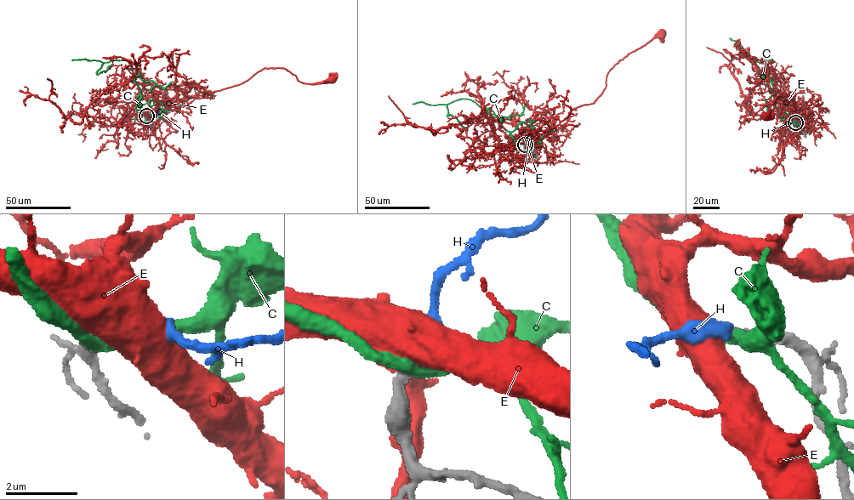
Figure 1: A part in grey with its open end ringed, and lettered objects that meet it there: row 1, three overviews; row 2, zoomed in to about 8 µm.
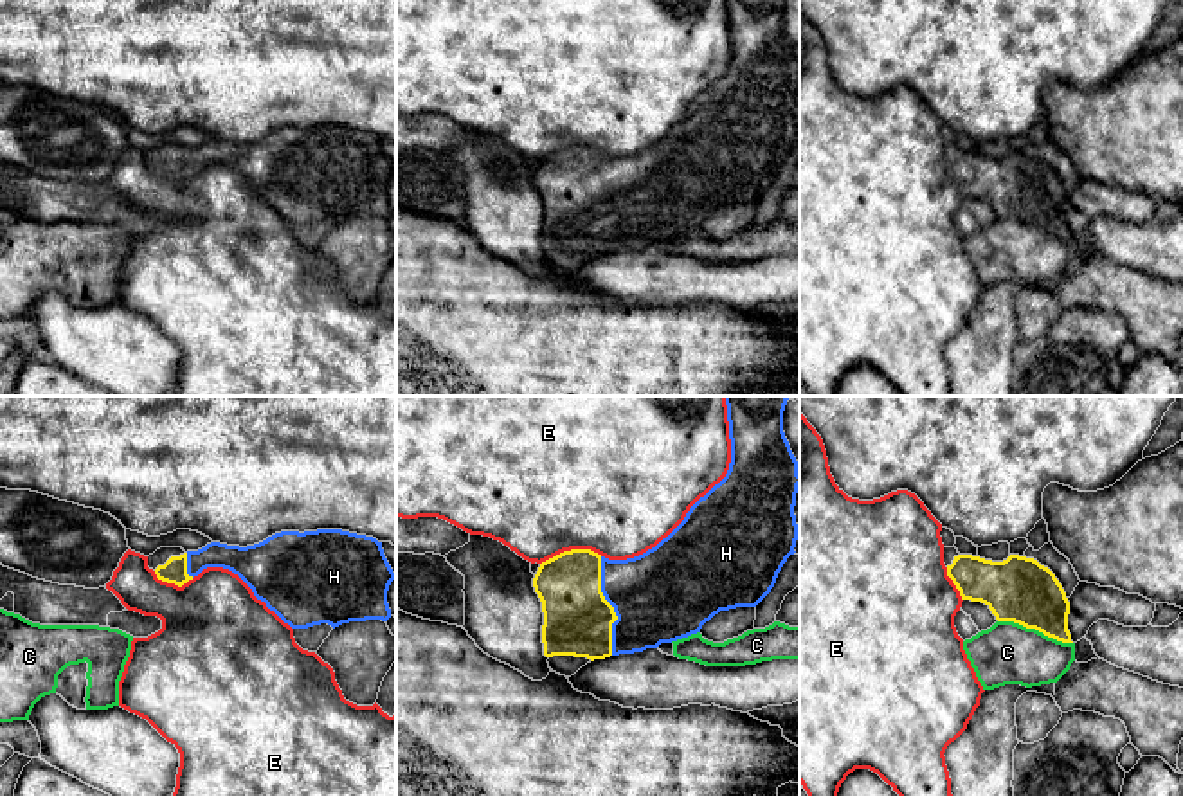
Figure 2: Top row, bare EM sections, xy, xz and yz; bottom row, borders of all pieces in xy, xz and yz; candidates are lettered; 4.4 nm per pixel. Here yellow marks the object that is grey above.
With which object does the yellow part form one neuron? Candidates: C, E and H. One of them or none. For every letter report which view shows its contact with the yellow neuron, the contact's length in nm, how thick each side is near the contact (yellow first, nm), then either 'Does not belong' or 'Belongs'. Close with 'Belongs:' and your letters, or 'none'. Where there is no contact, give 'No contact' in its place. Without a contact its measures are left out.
C: Touches yellow in yz. Shared border 360 nm. Thickness 300 nm (yellow) against 280 nm. Does not belong
E: Touches yellow in xz. Shared border 280 nm. Thickness 280 nm (yellow) against 500 nm. Does not belong
H: Touches yellow in xz. Shared border 440 nm. Thickness 300 nm (yellow) against 420 nm. Belongs
Belongs: H

